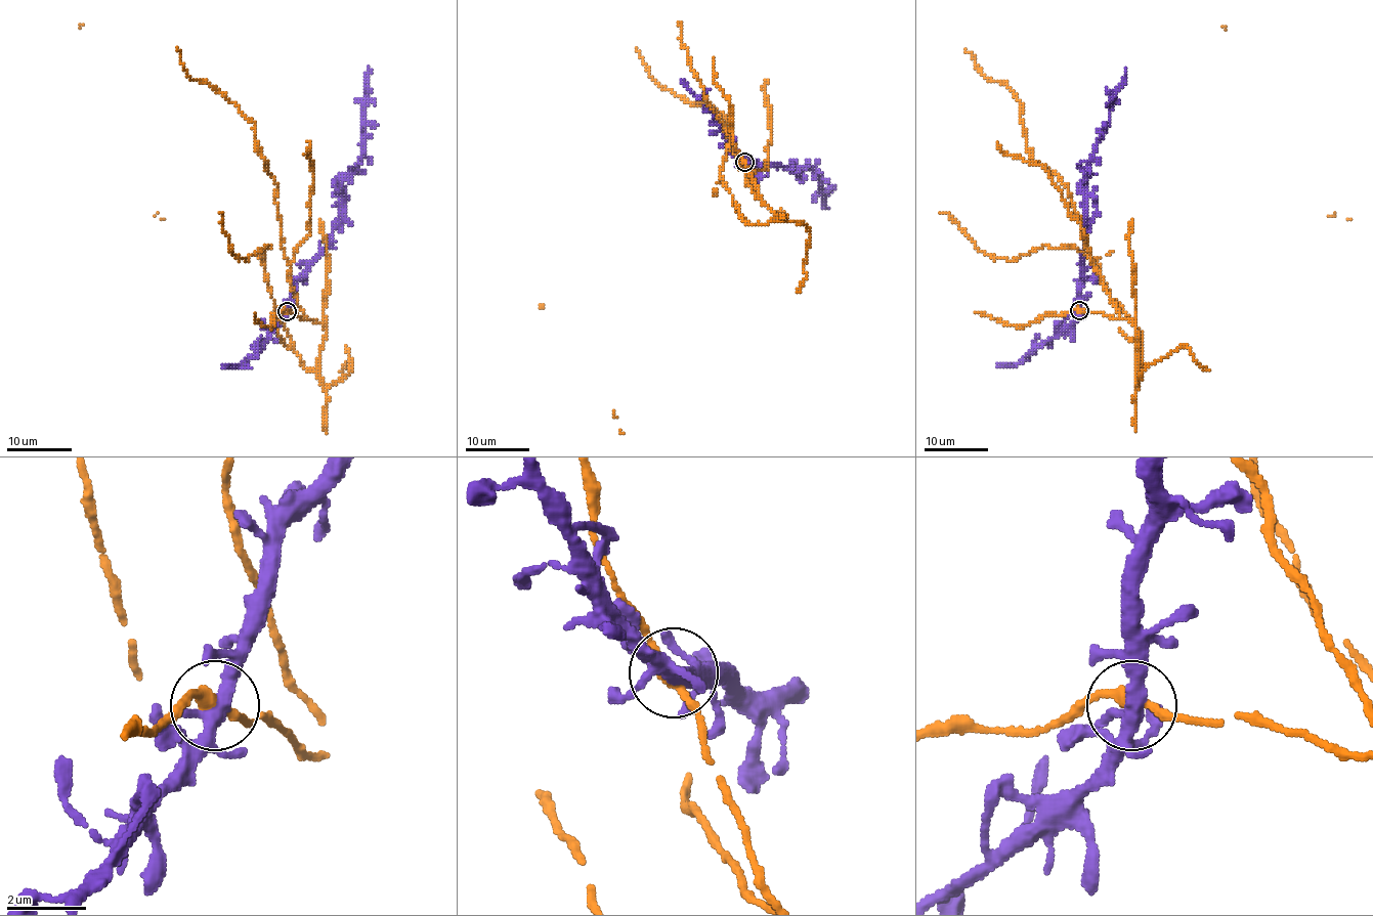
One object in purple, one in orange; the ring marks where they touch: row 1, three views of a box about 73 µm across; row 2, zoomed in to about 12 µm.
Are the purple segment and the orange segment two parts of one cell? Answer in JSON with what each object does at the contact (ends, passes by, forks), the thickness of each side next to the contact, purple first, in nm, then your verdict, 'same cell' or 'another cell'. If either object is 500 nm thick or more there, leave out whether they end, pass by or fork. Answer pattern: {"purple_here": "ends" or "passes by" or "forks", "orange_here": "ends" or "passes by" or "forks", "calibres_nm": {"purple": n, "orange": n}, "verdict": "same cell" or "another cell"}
{"purple_here": "forks", "orange_here": "passes by", "calibres_nm": {"purple": 320, "orange": 280}, "verdict": "same cell"}

